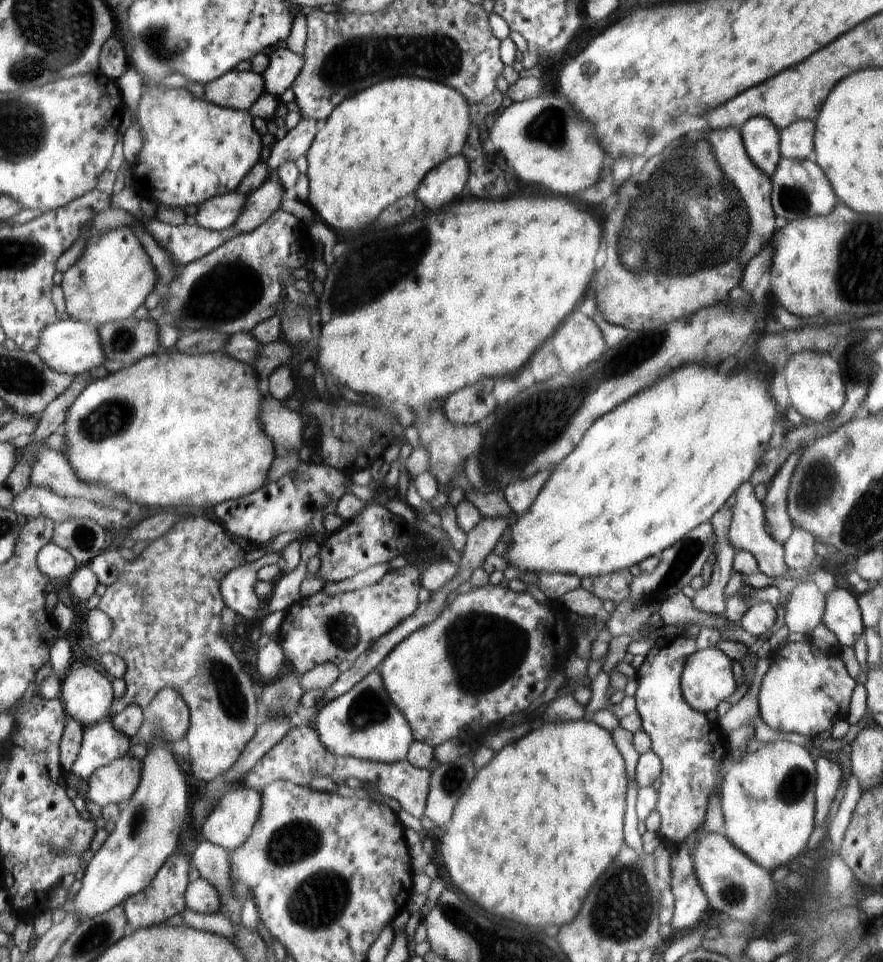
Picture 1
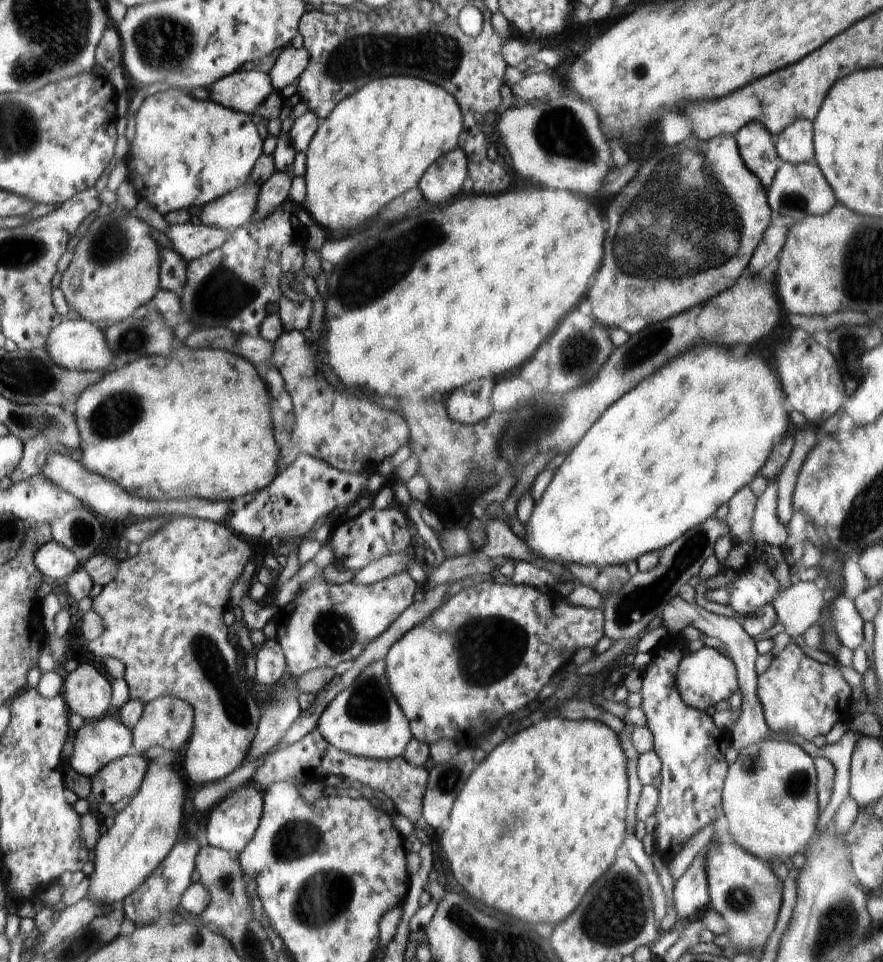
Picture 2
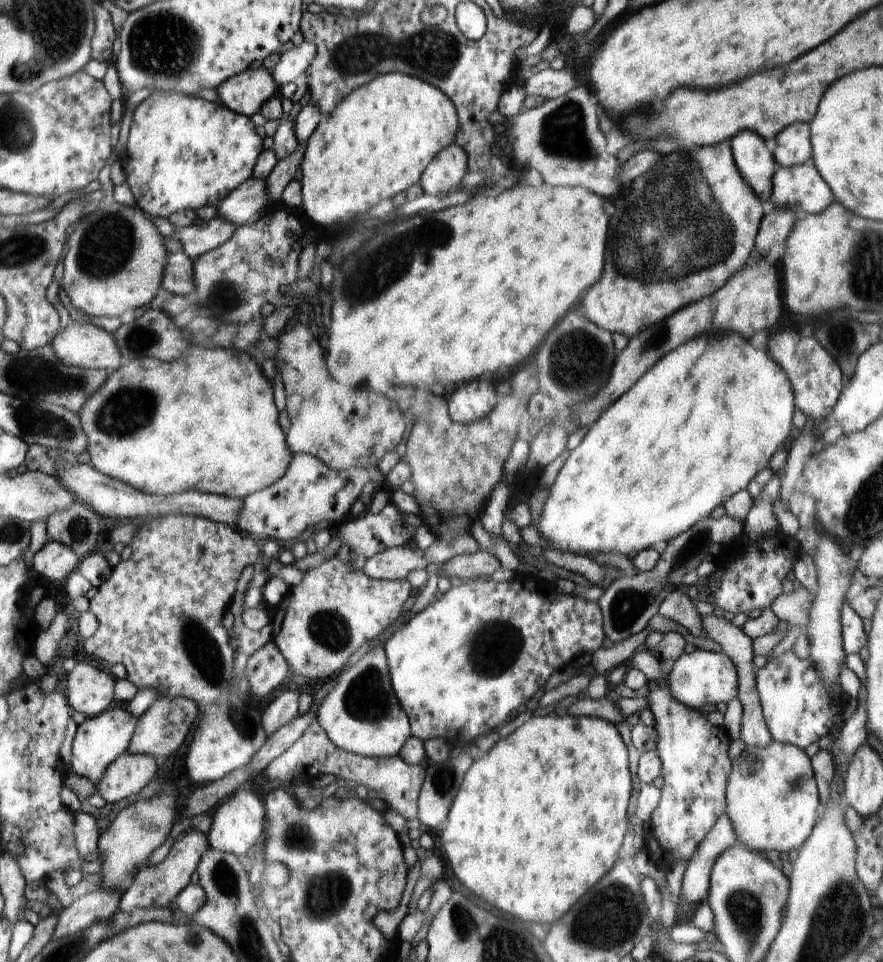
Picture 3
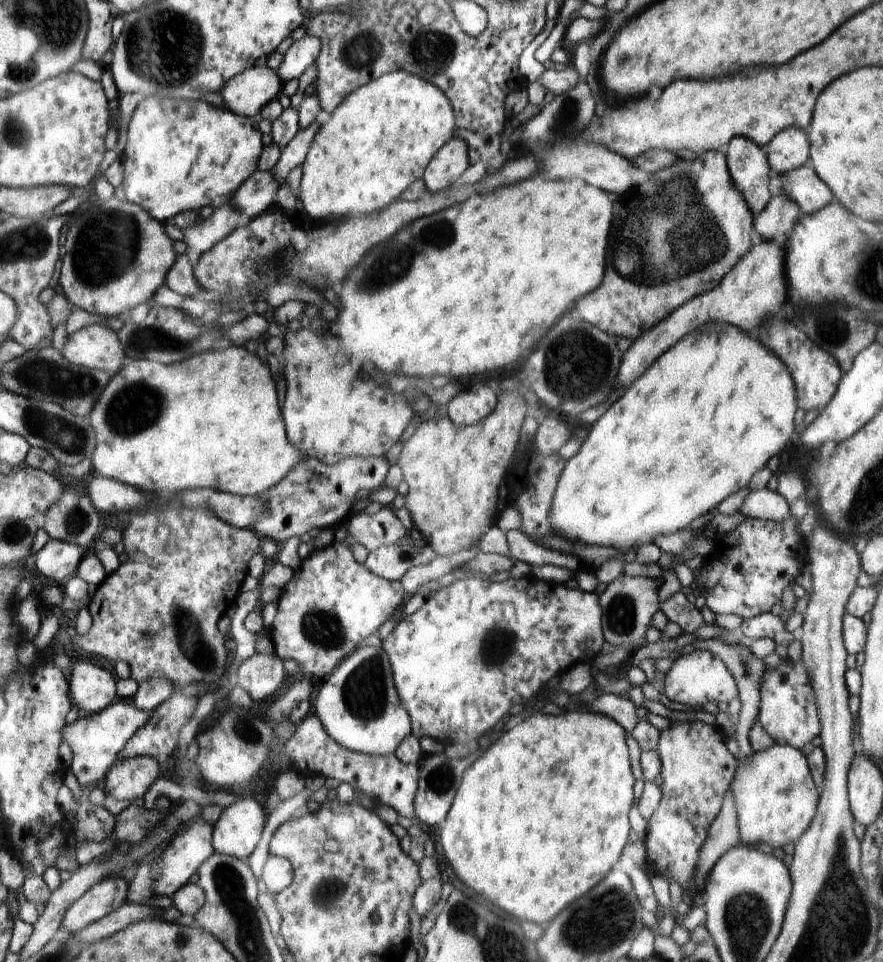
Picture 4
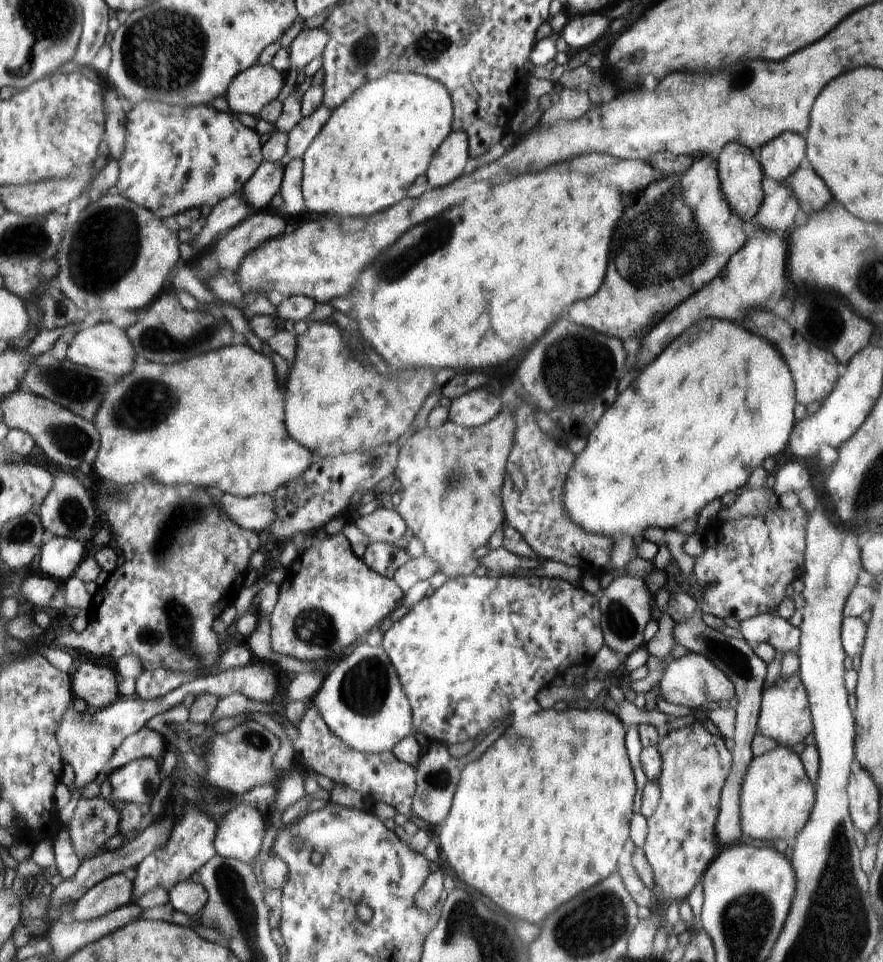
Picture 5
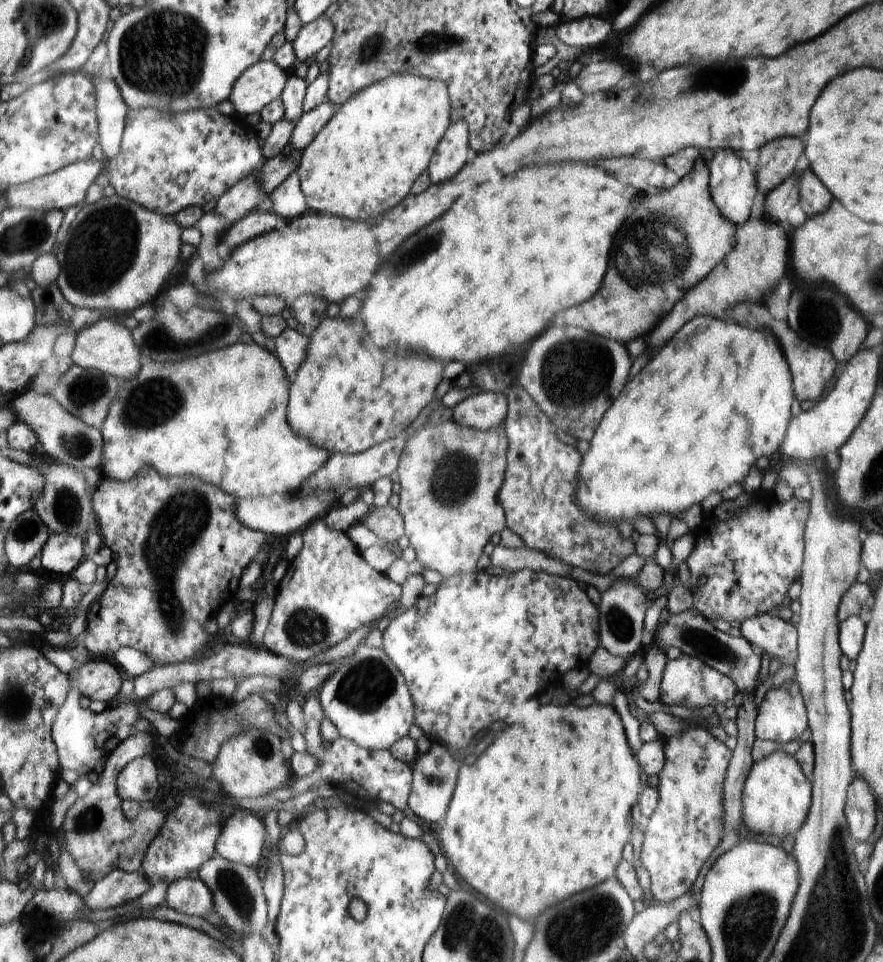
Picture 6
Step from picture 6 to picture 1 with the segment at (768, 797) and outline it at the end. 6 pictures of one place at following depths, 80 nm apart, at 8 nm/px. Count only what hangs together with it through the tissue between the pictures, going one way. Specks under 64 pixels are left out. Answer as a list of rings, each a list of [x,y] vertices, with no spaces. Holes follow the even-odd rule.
[[[752,738],[733,764],[726,768],[721,780],[719,799],[727,828],[726,836],[748,858],[771,873],[780,866],[788,866],[790,860],[804,855],[808,838],[815,829],[815,759],[806,747],[793,742],[783,740],[763,743]]]

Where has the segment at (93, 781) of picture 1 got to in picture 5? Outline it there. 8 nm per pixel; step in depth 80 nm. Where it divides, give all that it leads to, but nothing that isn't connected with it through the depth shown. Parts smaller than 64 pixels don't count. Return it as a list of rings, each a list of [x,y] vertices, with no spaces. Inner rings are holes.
[[[152,758],[134,759],[108,773],[112,785],[111,796],[120,803],[137,803],[146,808],[160,786],[158,764]]]

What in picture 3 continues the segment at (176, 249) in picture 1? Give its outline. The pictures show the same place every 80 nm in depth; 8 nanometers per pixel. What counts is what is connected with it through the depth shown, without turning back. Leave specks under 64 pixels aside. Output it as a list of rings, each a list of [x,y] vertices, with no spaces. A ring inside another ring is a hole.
[[[217,215],[202,225],[192,224],[177,228],[174,239],[180,242],[182,252],[194,261],[230,240],[235,234],[235,228],[235,224]]]

